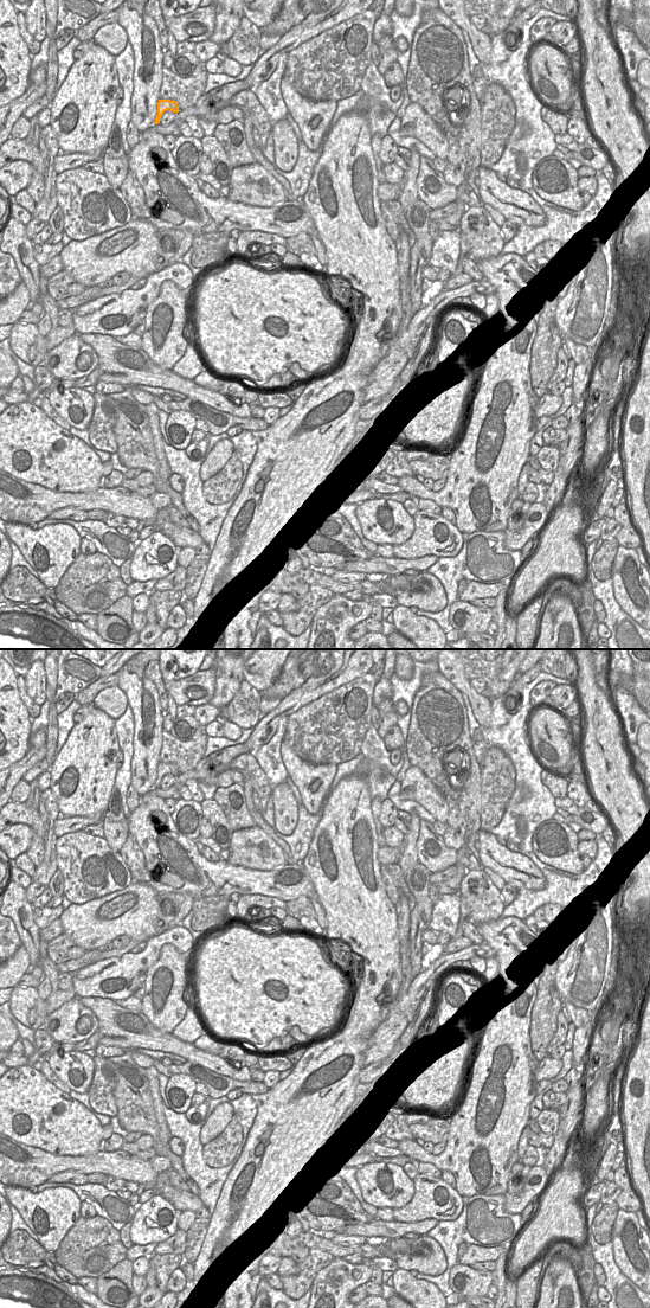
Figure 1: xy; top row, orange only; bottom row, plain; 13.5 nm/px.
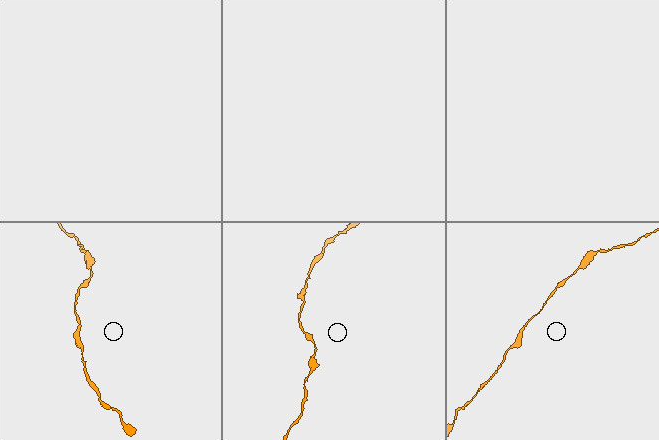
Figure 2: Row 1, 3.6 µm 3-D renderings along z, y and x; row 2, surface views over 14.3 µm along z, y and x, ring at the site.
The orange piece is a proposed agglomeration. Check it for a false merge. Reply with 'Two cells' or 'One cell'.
One cell.

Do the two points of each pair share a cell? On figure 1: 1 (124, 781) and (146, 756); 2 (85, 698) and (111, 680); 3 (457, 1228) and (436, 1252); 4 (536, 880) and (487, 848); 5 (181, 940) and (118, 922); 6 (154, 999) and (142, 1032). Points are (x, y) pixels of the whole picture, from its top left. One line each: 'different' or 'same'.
1: different
2: same
3: different
4: same
5: different
6: different

